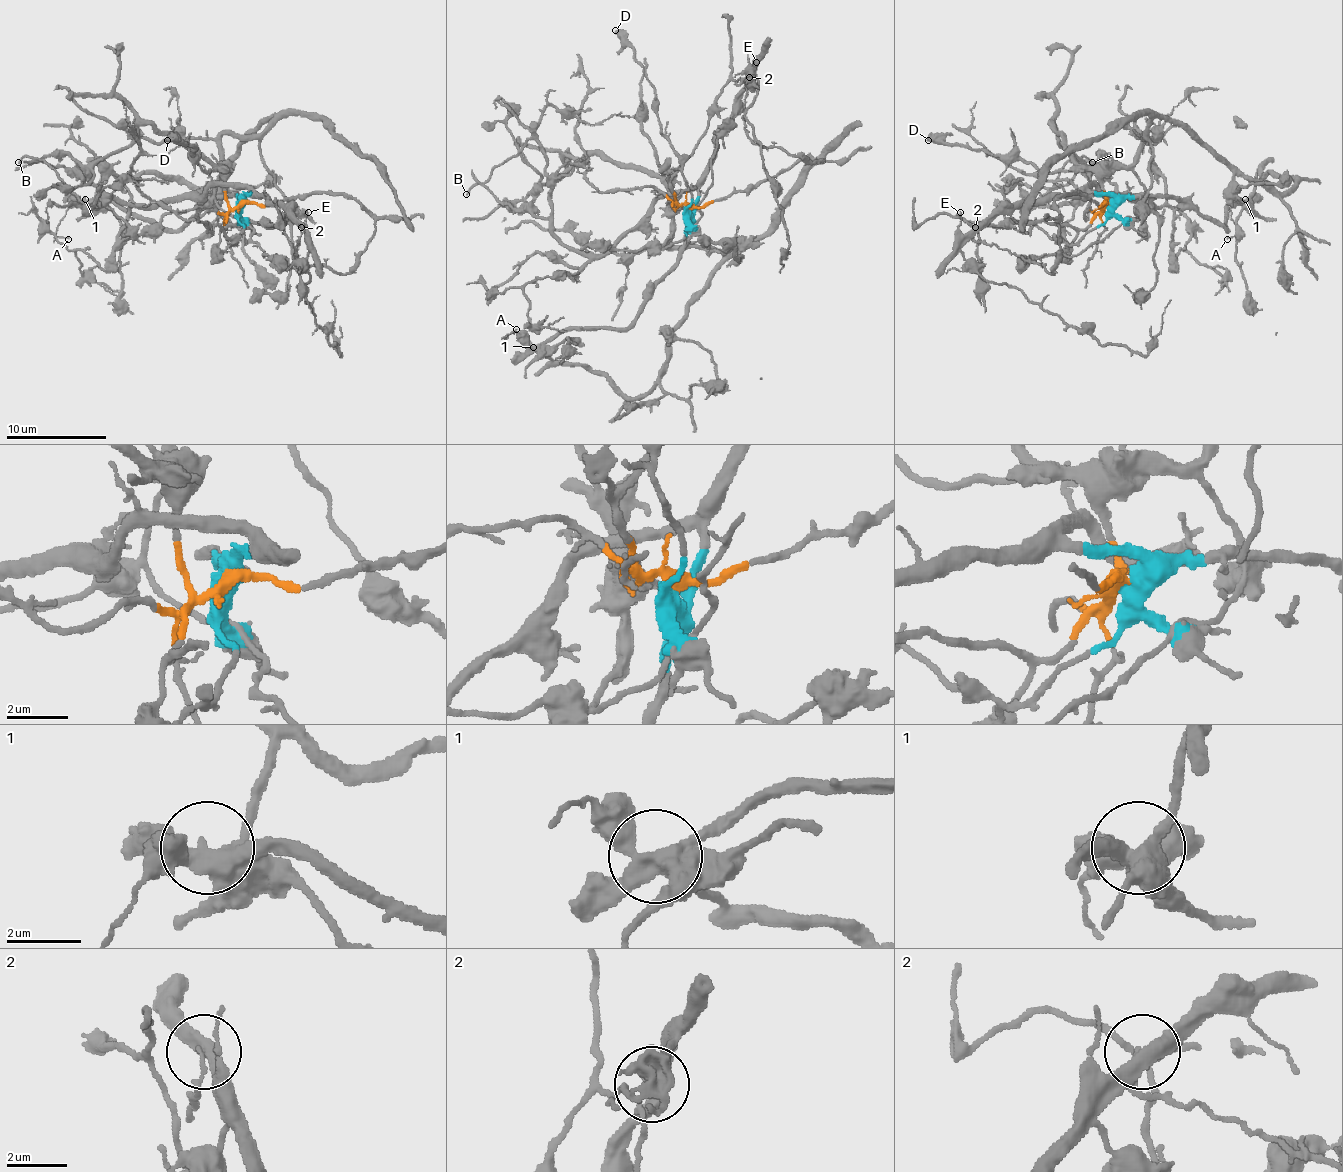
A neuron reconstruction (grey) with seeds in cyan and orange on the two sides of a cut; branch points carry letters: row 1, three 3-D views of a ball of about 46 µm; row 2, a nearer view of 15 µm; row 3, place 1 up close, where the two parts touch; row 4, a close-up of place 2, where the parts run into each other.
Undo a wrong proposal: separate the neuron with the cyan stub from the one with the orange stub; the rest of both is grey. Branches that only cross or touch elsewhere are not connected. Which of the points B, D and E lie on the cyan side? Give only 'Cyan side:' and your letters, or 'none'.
Cyan side: B, E

